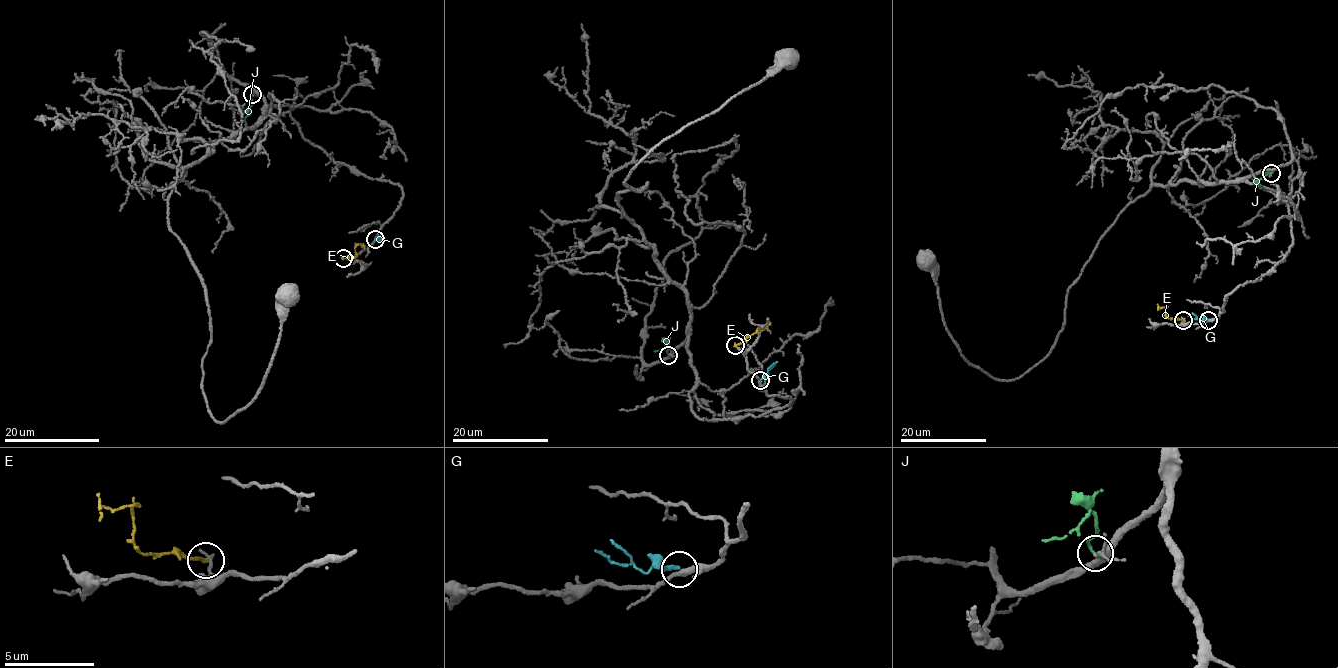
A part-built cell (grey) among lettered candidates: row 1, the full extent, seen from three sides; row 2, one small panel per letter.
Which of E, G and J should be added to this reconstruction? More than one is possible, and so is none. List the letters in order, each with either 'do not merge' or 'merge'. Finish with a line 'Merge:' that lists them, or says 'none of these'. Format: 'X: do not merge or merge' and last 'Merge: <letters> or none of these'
E: do not merge
G: do not merge
J: do not merge
Merge: none of these

